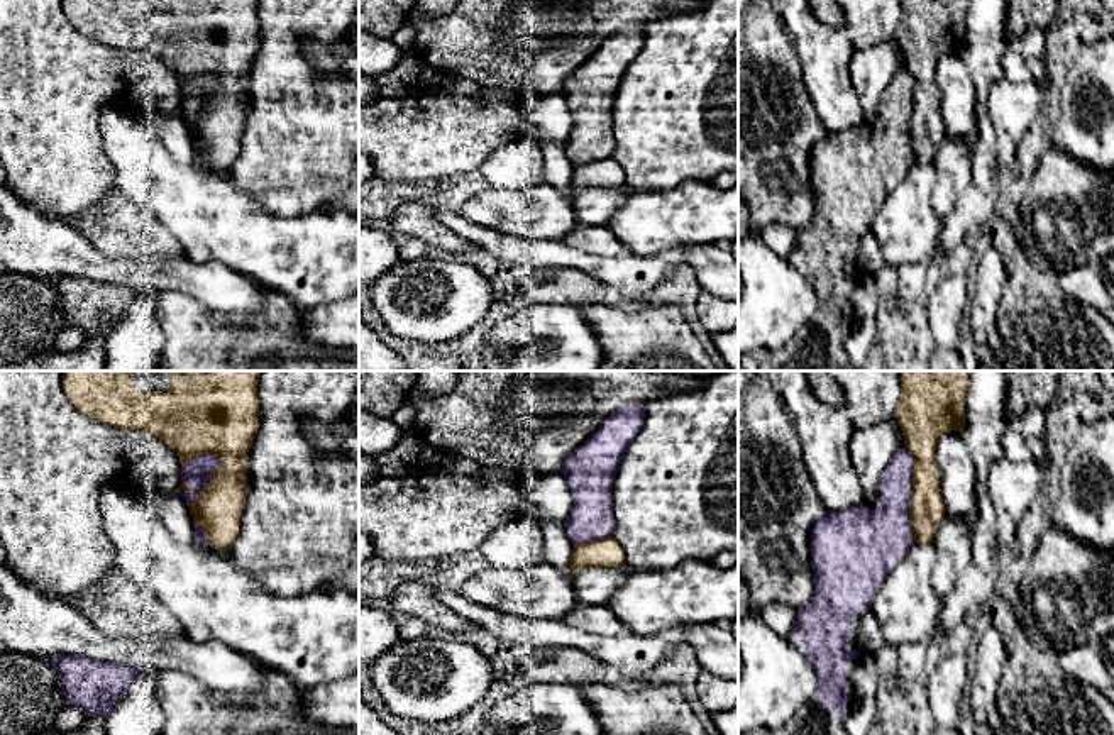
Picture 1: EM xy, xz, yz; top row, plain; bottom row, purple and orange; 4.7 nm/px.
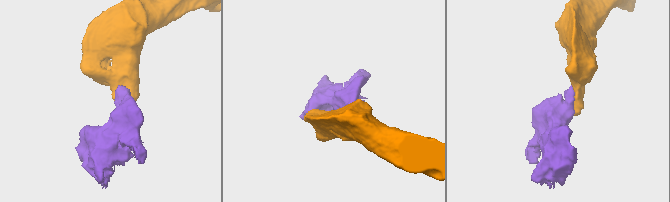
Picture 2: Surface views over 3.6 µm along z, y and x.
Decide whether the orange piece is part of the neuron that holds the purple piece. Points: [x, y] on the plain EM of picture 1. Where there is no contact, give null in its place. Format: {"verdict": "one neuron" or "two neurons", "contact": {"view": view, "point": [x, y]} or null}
{"verdict": "two neurons", "contact": {"view": "yz", "point": [909, 114]}}

